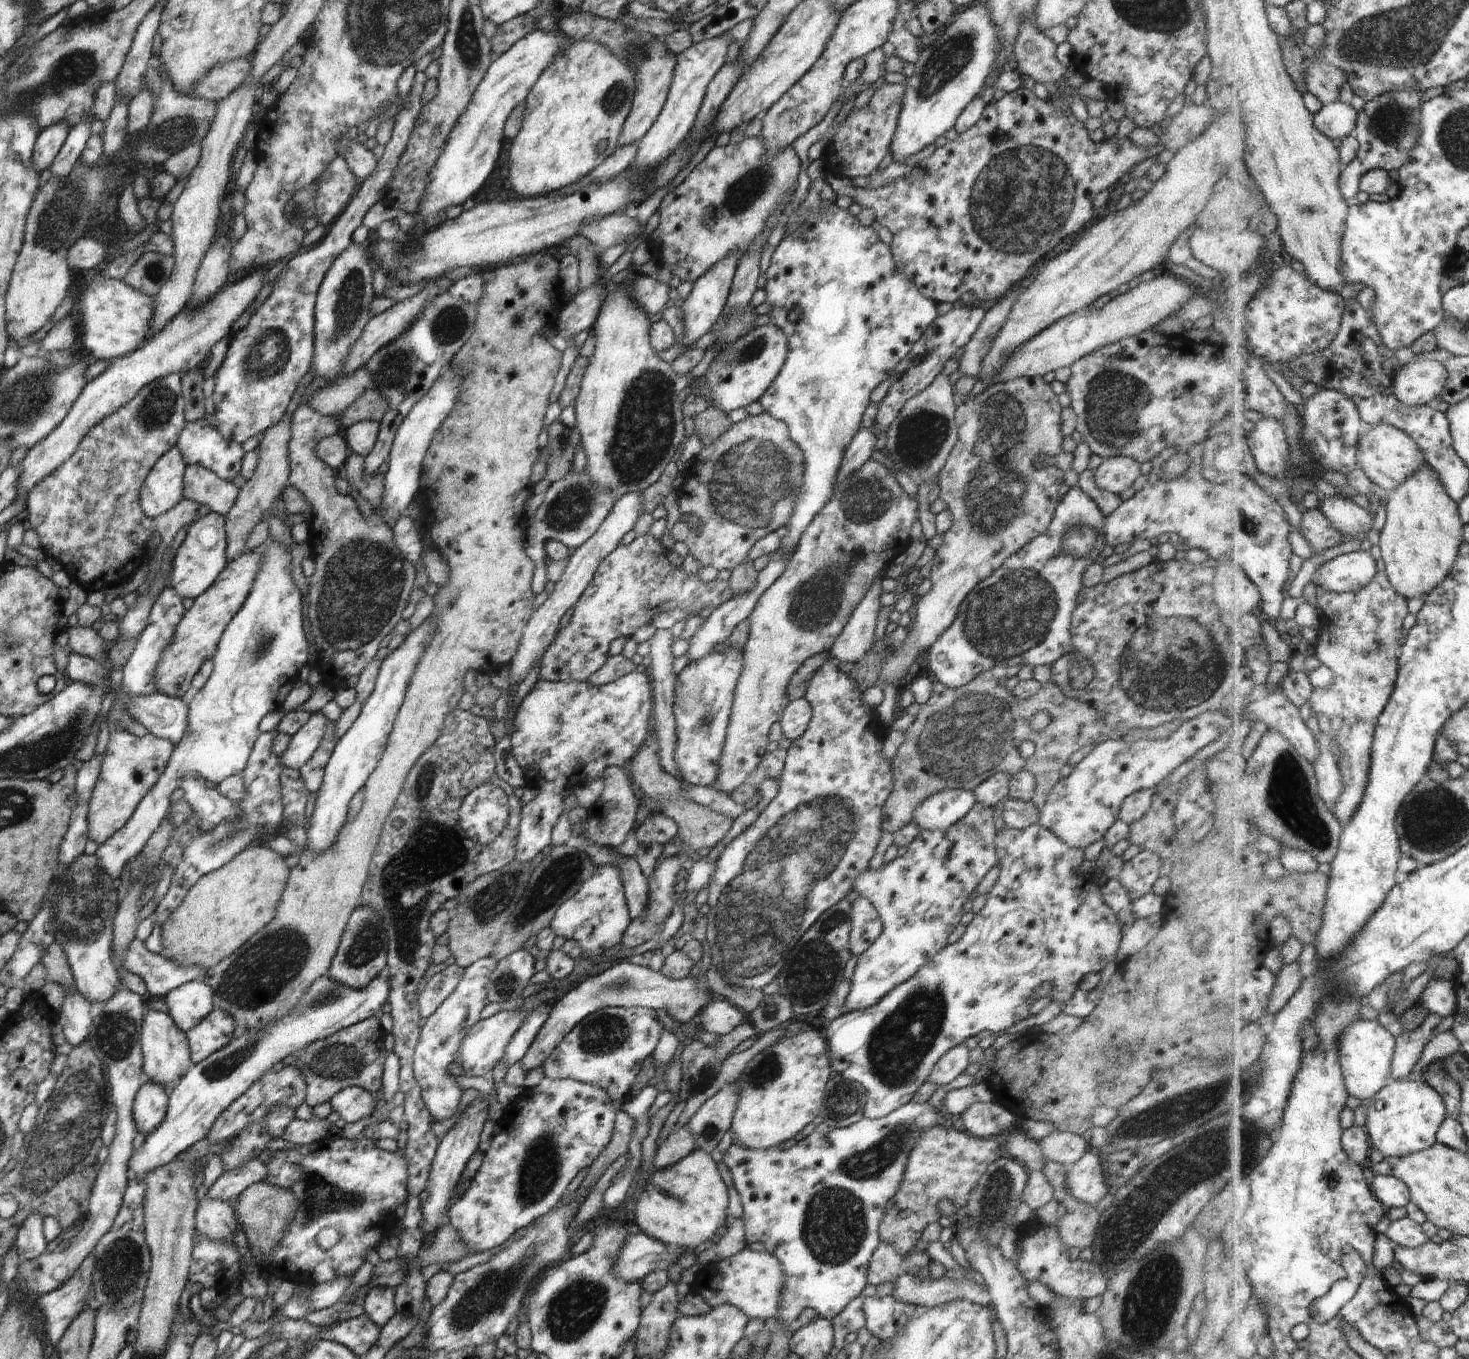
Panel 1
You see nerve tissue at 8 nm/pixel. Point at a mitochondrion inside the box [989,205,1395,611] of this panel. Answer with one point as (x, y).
(1115, 404)

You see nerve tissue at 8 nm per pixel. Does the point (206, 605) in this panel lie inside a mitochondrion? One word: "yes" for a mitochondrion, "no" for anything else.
no

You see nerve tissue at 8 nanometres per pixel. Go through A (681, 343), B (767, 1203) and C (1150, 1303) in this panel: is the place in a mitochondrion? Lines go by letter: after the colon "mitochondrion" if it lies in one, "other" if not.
A: other
B: other
C: mitochondrion

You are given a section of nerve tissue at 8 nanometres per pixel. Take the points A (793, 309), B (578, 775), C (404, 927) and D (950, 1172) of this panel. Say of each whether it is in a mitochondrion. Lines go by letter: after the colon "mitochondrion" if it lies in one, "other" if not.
A: other
B: other
C: mitochondrion
D: other

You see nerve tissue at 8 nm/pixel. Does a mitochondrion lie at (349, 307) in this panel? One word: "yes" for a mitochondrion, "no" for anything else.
yes

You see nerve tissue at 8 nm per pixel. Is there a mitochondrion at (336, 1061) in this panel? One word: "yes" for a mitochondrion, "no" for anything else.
yes

